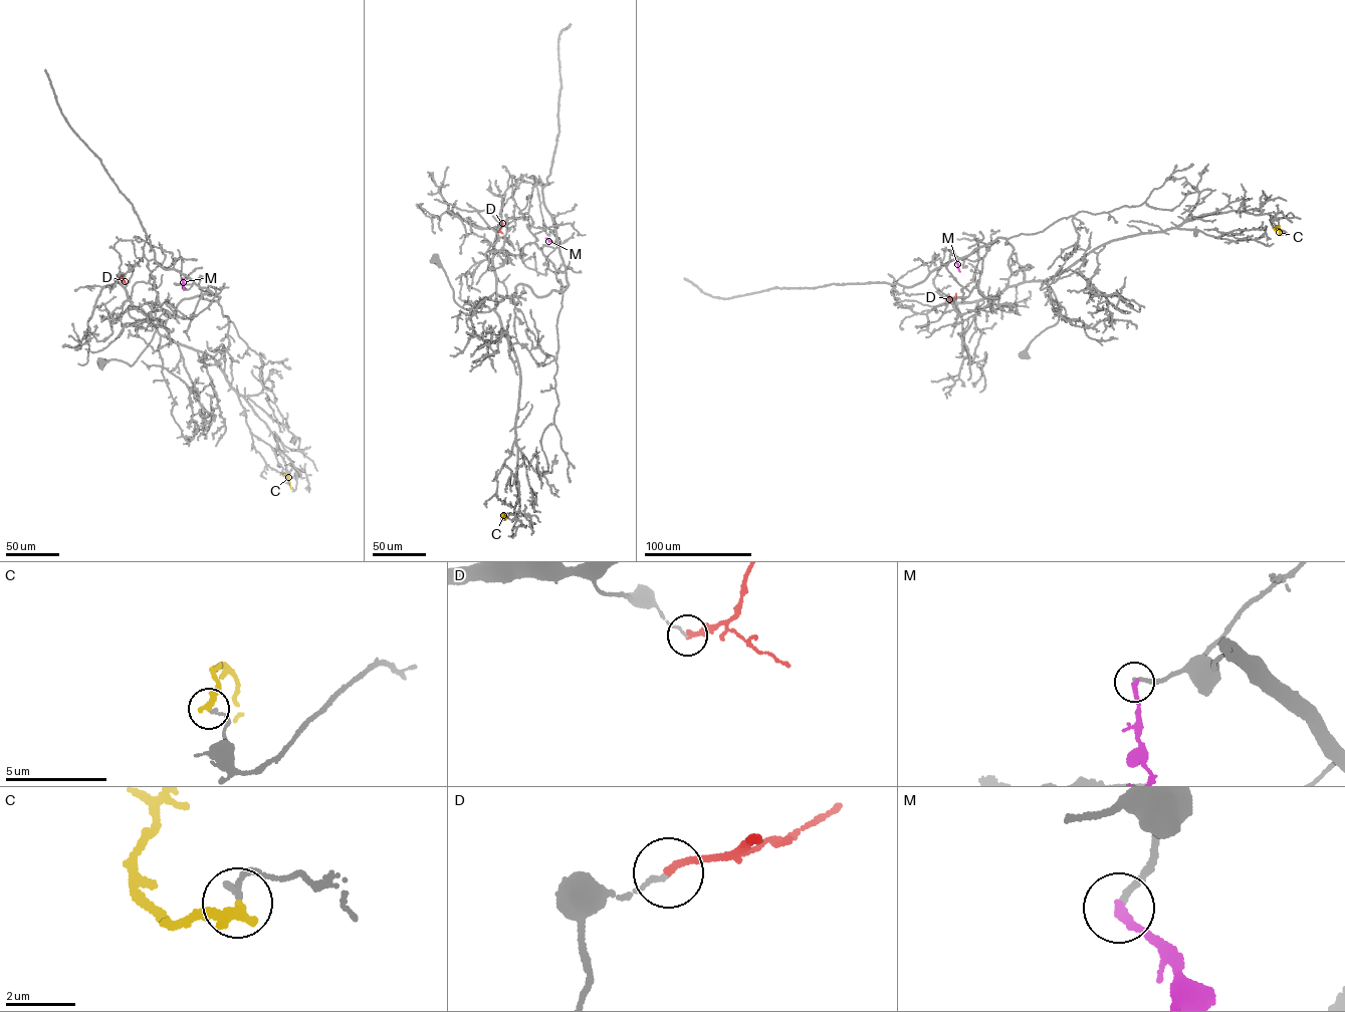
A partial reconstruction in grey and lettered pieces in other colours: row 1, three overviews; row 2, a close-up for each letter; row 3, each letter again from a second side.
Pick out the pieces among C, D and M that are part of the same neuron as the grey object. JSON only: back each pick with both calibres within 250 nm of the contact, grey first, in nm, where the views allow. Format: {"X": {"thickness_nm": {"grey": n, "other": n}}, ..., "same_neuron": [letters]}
{"same_neuron": []}

